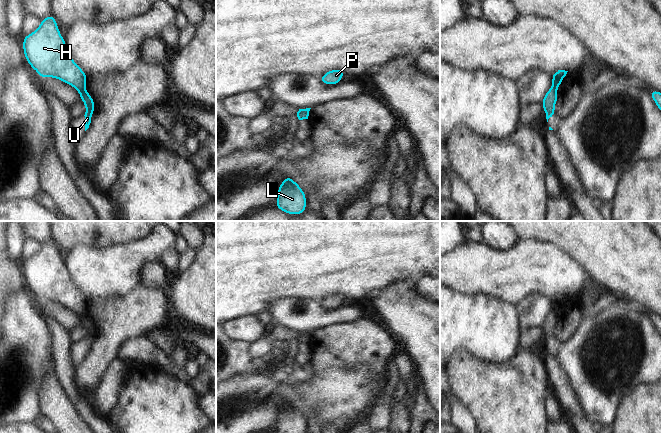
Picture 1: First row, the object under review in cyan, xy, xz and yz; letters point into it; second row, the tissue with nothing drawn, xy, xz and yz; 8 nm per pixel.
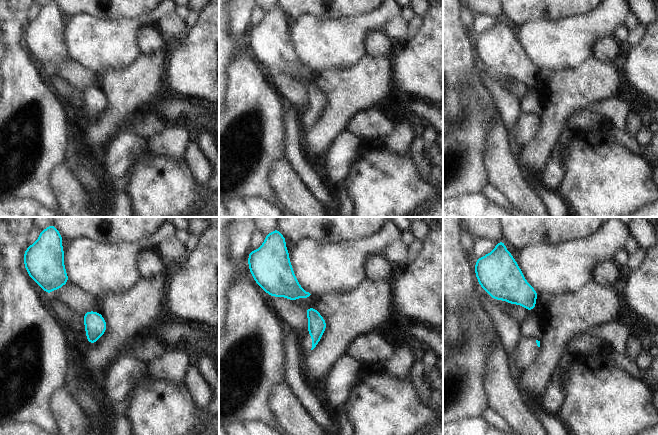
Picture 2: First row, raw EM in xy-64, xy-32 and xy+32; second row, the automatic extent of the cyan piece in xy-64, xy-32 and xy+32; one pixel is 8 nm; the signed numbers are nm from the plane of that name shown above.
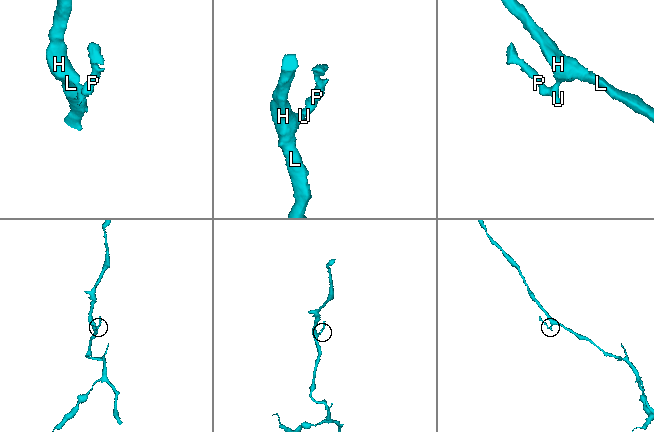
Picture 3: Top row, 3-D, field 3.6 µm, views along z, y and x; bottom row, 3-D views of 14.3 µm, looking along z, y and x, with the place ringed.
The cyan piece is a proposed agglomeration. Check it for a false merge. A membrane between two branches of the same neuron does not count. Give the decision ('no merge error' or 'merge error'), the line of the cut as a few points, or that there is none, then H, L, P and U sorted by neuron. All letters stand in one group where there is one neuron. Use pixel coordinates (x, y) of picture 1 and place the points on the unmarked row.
merge error; cut xy (84, 311), (79, 316); groups H L / P U

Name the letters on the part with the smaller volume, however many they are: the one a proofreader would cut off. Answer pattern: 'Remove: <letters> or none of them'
Remove: P, U

